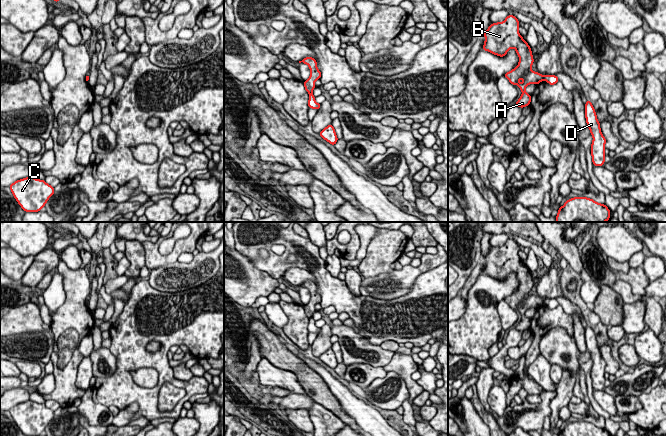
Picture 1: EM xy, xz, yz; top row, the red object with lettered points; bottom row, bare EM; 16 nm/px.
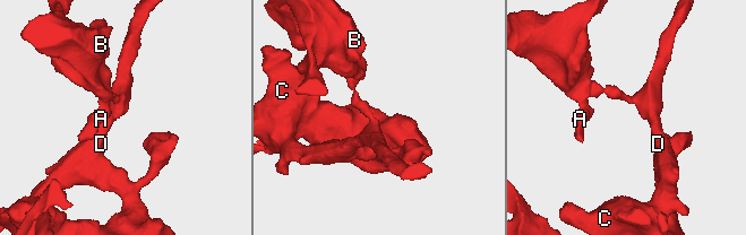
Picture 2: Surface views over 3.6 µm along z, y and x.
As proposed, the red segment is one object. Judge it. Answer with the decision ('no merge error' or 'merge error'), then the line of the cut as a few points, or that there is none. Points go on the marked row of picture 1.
merge error; cut yz (543, 76), (544, 79)

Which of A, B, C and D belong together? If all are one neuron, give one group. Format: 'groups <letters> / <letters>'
groups A B / C D

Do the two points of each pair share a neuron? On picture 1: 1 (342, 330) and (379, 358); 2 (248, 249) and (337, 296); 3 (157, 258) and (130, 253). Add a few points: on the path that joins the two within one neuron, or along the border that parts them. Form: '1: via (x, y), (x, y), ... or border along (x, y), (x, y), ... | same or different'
1: via (351, 339), (361, 349), (370, 351) | same
2: via (275, 241), (303, 245), (317, 257), (320, 269) | same
3: border along (141, 242), (144, 248), (145, 264) | different

